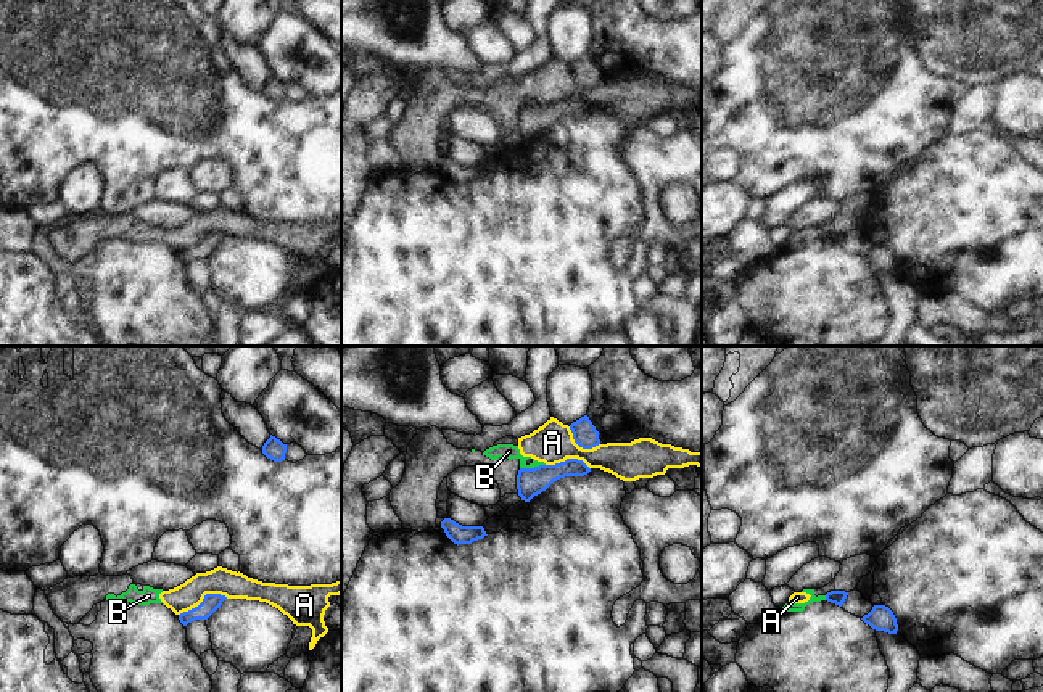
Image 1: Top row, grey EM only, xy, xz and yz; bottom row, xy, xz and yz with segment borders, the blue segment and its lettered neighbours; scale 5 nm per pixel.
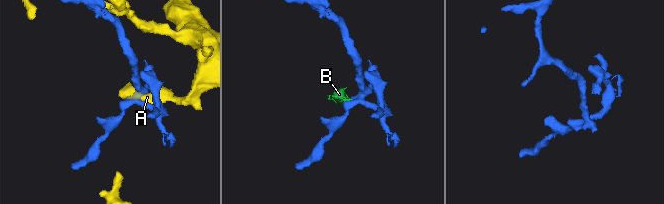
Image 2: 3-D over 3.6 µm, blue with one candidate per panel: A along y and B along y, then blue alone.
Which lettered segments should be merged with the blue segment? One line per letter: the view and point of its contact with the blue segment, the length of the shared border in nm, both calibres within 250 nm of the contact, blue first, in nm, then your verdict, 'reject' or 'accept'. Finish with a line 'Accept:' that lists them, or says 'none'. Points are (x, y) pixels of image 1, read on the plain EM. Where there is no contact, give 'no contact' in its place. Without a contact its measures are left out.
A: contact xy (203, 238); length 260 nm; calibres 90 and 140 nm; reject
B: contact xz (531, 108); length 130 nm; calibres 140 and 80 nm; reject
Accept: none

